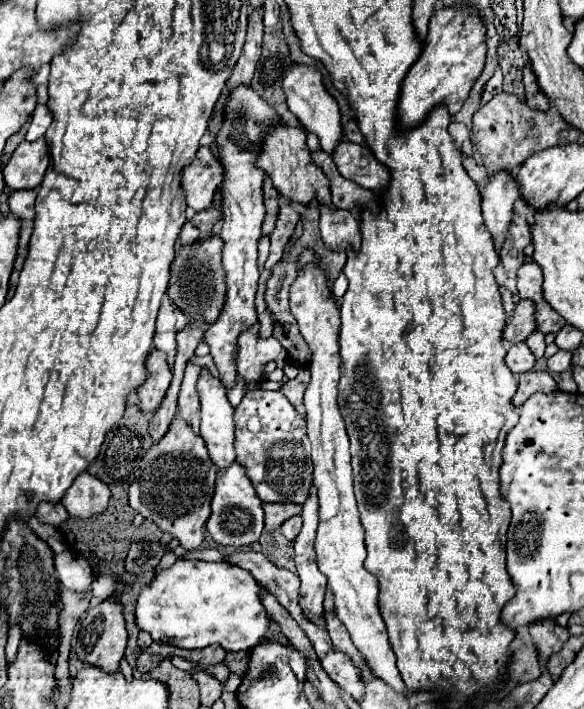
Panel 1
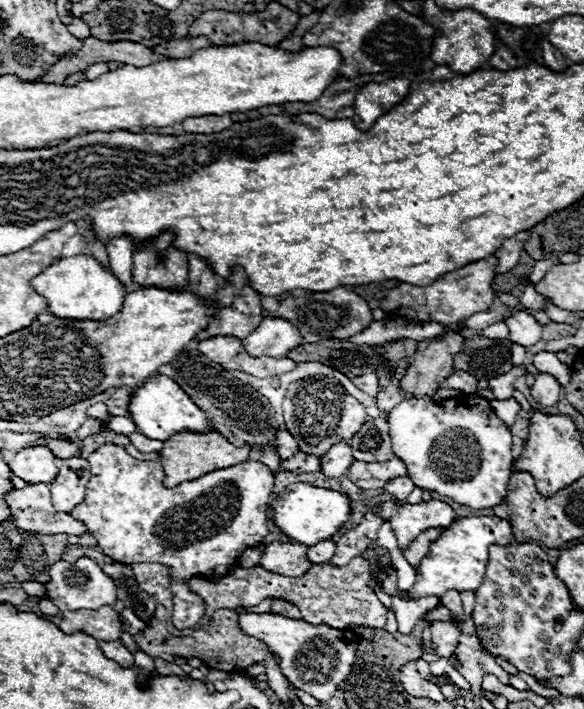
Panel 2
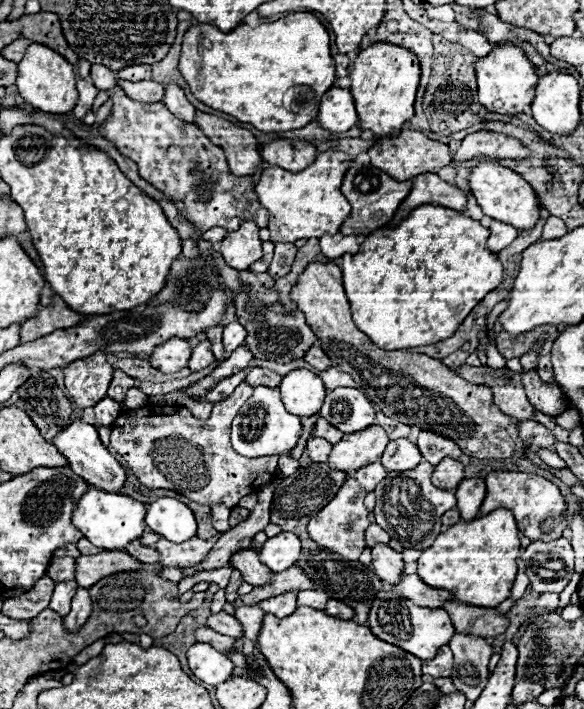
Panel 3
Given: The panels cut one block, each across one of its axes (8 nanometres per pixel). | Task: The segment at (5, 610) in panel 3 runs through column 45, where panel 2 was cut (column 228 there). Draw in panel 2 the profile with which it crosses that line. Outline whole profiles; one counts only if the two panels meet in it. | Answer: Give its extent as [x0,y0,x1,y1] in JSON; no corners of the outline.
[188,556,384,628]

